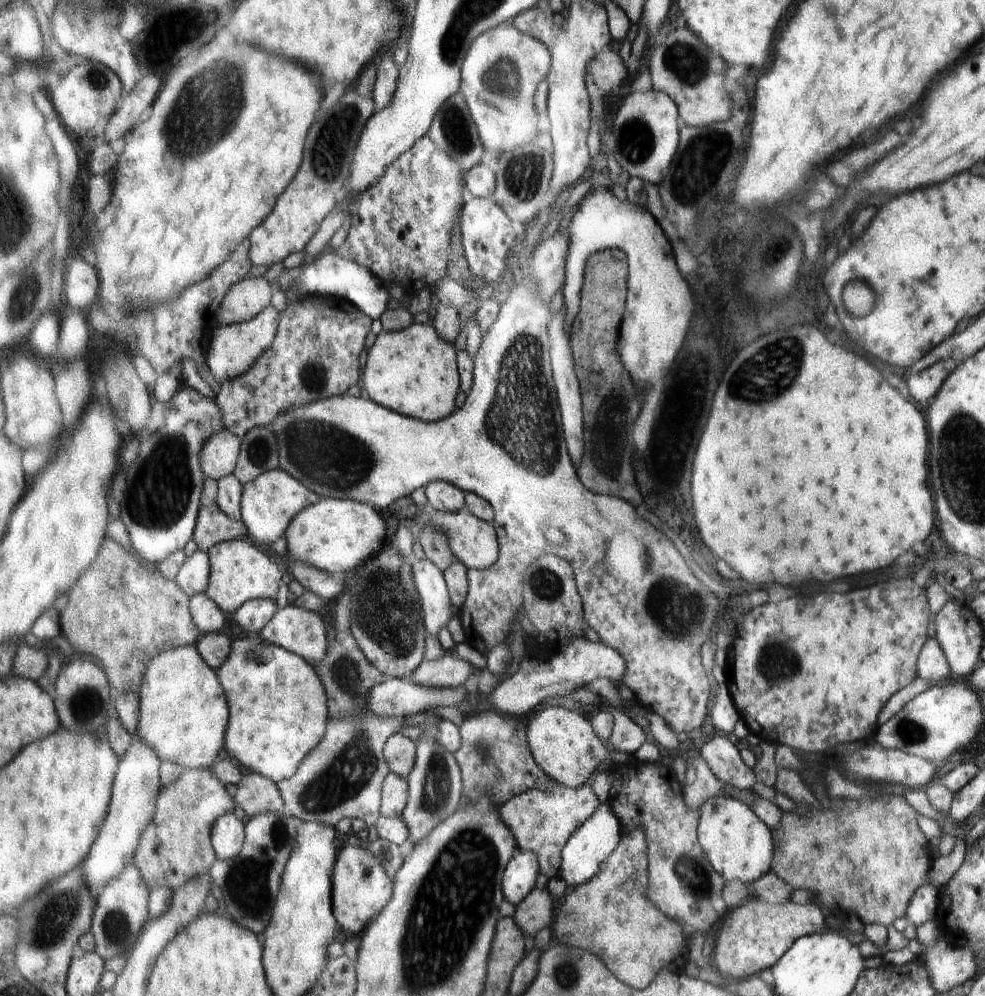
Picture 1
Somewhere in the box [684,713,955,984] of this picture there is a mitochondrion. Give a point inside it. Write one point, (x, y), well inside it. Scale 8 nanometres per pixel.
(910, 732)

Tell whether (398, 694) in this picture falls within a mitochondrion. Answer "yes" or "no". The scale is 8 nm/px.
no

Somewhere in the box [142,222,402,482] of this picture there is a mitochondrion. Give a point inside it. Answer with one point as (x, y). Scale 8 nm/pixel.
(314, 377)

